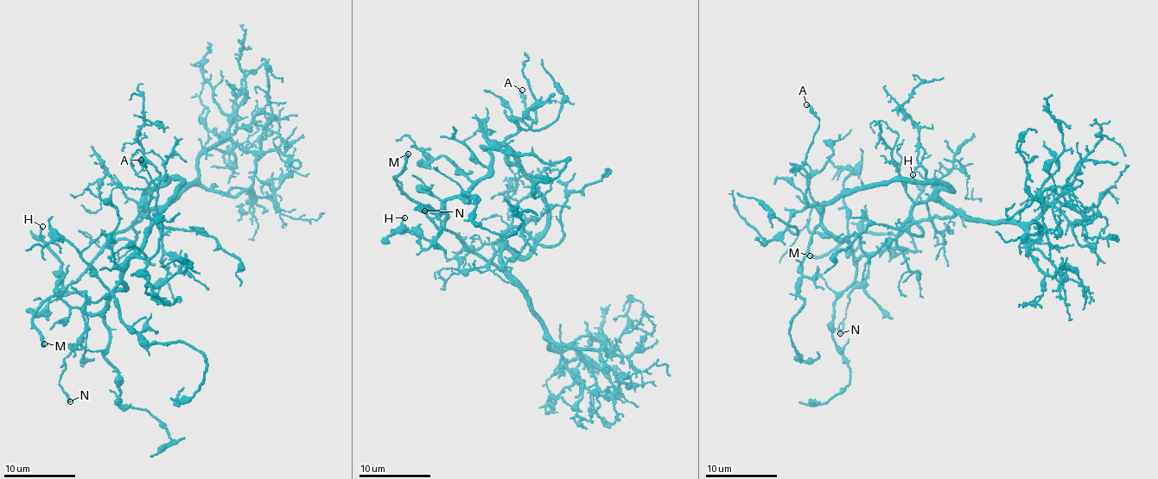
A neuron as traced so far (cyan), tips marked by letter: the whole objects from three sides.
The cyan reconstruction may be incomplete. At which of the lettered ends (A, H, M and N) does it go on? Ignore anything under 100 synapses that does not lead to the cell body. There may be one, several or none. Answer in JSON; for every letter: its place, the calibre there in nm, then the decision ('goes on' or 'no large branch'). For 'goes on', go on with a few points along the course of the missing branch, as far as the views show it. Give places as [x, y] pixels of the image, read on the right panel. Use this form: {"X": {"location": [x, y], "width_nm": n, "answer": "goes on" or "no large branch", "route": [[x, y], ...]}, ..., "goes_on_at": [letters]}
{"A": {"location": [806, 104], "width_nm": 320, "answer": "no large branch"}, "H": {"location": [913, 174], "width_nm": 190, "answer": "no large branch"}, "M": {"location": [810, 255], "width_nm": 380, "answer": "goes on"}, "N": {"location": [840, 333], "width_nm": 150, "answer": "no large branch"}, "goes_on_at": ["M"]}

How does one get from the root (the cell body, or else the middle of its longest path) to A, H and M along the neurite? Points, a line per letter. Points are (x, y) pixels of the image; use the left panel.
A: (181, 185), (135, 255), (149, 260), (159, 248), (162, 232), (162, 221), (155, 209), (155, 185), (141, 160)
H: (181, 185), (130, 259), (125, 286), (96, 313), (85, 308), (85, 291), (64, 286), (42, 226)
M: (181, 185), (179, 175), (153, 188), (139, 219), (118, 231), (77, 281), (41, 306), (32, 323), (44, 343)

